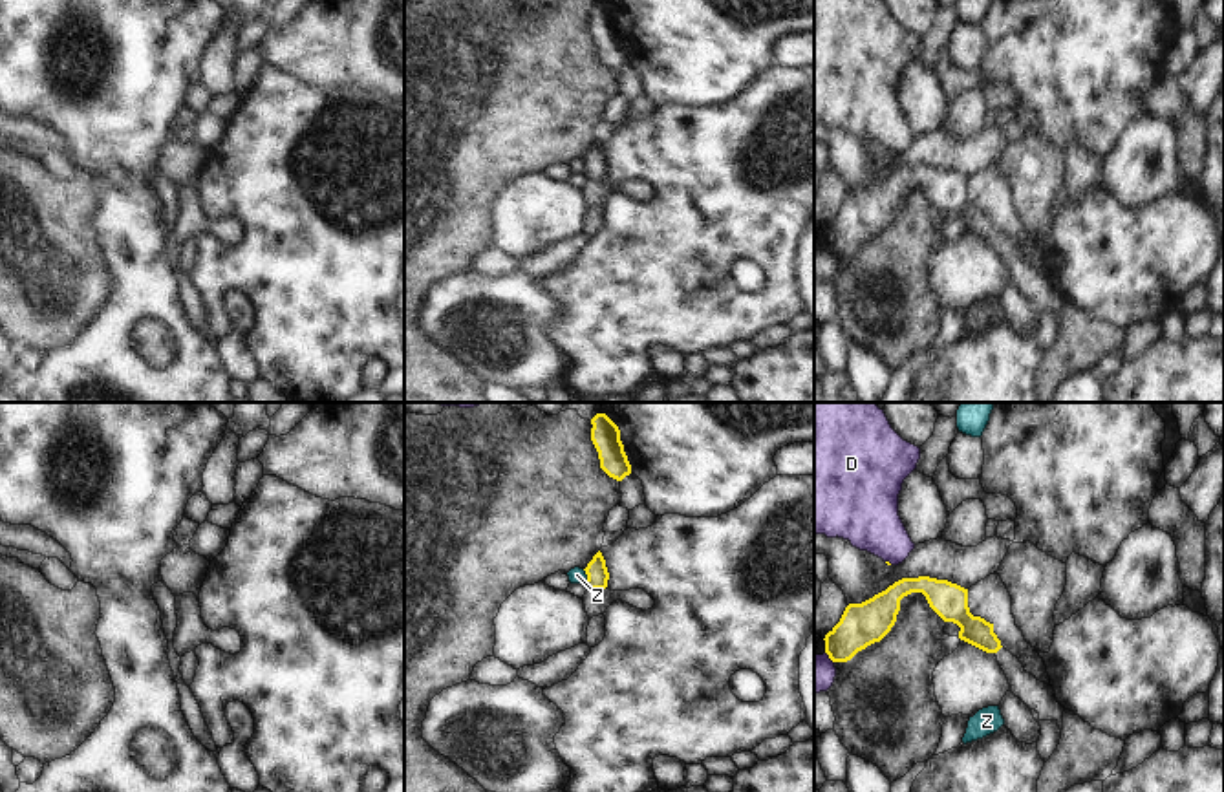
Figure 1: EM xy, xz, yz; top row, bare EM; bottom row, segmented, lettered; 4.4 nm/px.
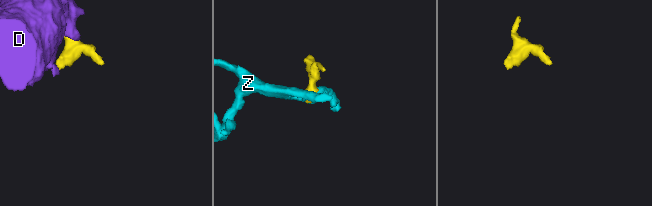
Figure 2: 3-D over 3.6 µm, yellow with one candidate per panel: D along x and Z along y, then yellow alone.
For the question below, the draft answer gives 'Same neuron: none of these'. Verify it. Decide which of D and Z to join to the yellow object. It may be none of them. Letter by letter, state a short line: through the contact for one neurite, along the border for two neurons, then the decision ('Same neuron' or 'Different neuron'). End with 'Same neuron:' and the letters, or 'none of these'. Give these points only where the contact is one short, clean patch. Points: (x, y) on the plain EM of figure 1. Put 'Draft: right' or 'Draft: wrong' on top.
Draft: right
D: Line: yz (826, 242), (833, 253). Different neuron
Z: Line: xz (582, 160), (586, 172). Different neuron
Same neuron: none of these

